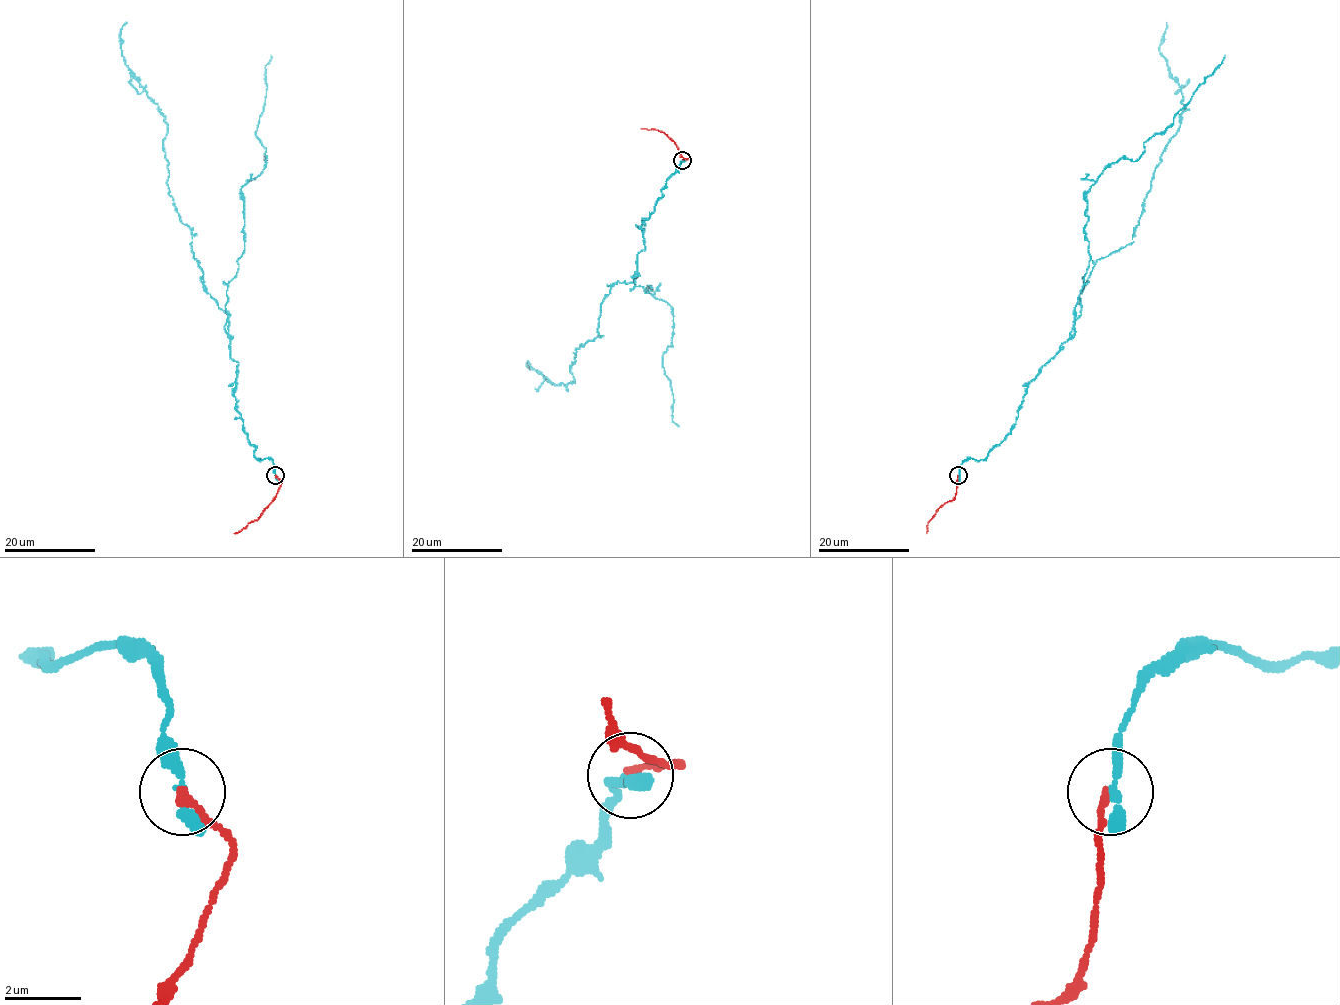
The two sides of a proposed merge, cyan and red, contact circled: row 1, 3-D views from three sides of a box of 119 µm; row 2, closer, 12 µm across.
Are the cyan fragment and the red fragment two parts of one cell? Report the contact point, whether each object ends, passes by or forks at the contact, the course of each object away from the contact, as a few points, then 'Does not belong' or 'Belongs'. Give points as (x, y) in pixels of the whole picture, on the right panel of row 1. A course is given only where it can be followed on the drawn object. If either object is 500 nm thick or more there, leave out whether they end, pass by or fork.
Place: (958, 475). At the ring cyan passes by. At the ring red ends. Course of cyan: (958, 475), (1011, 430), (1025, 389), (1081, 314), (1094, 263), (1133, 241), (1183, 111), (1159, 51), (1166, 22). Course of red: (957, 475), (955, 497), (943, 505), (928, 522), (927, 533). Belongs

